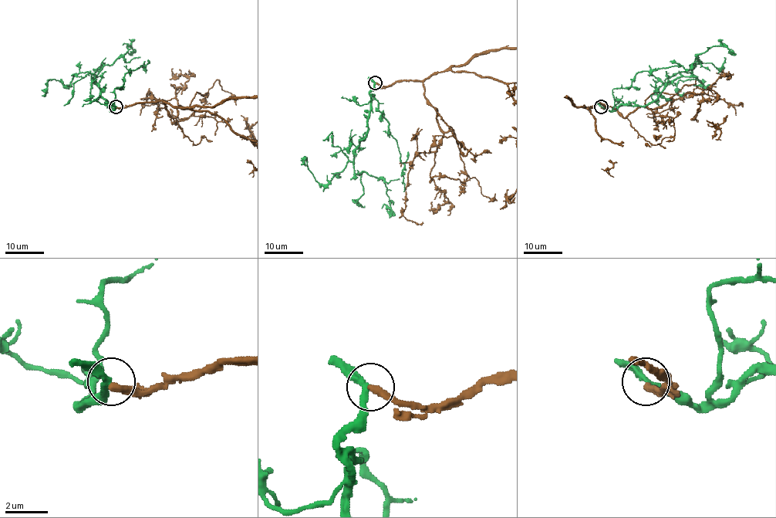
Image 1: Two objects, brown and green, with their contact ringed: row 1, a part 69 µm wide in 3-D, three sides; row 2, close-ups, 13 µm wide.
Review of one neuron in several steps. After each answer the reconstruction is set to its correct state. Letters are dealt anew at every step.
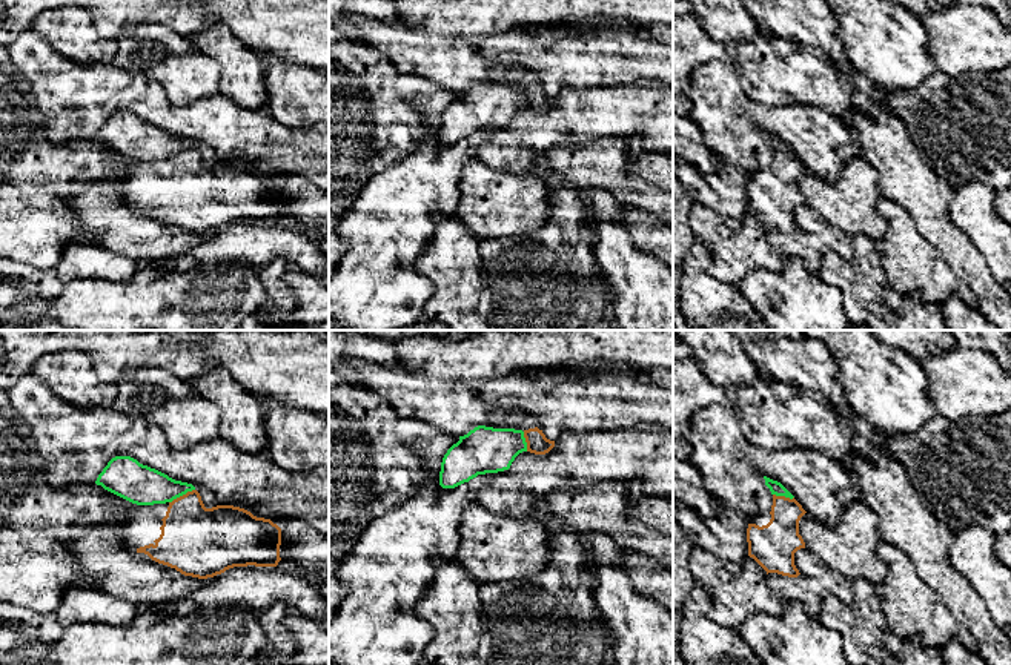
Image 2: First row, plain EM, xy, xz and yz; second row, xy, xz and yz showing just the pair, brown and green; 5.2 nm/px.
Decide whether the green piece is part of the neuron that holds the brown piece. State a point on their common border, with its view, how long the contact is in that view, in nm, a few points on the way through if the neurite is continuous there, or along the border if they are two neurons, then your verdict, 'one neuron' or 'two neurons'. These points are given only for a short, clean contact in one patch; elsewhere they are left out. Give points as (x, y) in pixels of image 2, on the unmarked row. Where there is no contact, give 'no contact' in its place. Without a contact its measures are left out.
contact xy (183, 151); length 150 nm; border xy (194, 145), (169, 158); two neurons

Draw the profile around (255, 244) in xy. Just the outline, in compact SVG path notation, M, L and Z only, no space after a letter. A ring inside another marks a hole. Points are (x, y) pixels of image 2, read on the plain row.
M234 223L221 230L203 235L195 247L178 256L154 261L131 260L100 244L69 243L65 246L60 261L48 270L0 258L0 306L22 304L31 296L48 299L58 296L75 280L128 283L143 269L187 272L204 263L240 263L260 270L273 260L283 260L289 270L329 278L329 255L321 250L320 237L321 233L318 232L287 227L278 223Z

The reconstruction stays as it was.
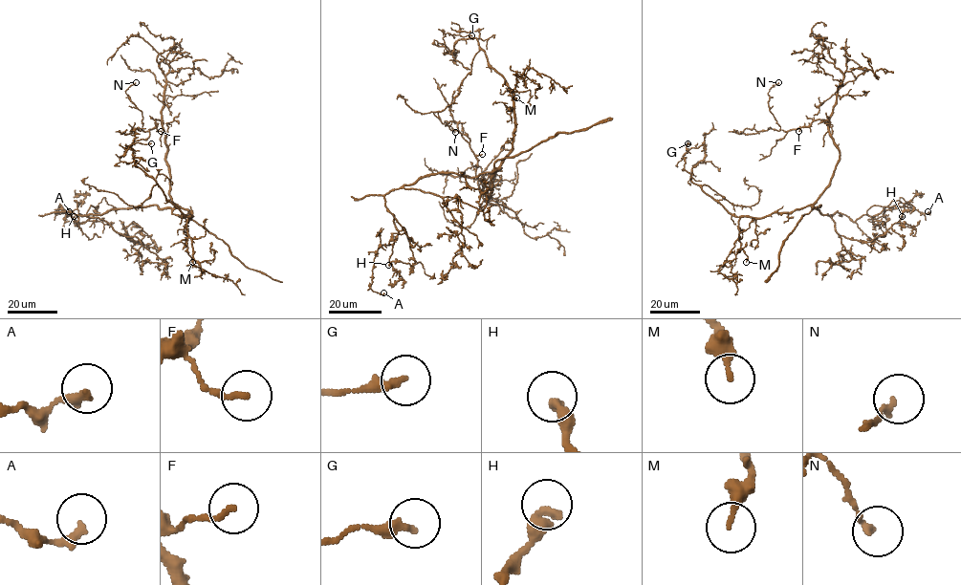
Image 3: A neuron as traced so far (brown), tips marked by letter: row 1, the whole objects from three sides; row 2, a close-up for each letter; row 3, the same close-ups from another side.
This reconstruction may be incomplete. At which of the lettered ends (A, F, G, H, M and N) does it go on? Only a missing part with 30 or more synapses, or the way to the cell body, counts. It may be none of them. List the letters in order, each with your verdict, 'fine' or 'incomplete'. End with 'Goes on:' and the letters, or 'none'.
A: fine
F: fine
G: fine
H: fine
M: fine
N: fine
Goes on: none

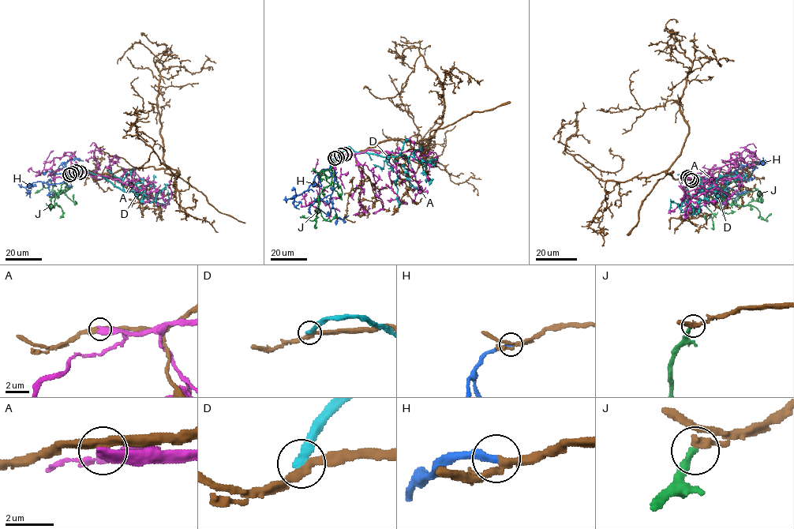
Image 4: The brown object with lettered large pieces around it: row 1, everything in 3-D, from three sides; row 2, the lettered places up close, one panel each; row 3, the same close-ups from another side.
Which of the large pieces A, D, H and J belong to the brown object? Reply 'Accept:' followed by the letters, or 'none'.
Accept: H

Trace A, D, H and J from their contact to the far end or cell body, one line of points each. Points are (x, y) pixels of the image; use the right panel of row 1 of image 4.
A: (687, 178), (681, 181), (685, 185), (683, 201), (690, 207), (687, 217), (684, 209), (692, 194), (701, 189)
D: (687, 177), (678, 174), (684, 178), (690, 198), (713, 189), (720, 177), (735, 176), (742, 179), (735, 172)
H: (690, 178), (698, 181), (704, 190), (714, 193), (728, 188), (737, 193), (736, 196), (726, 200), (725, 203)
J: (691, 180), (702, 193), (714, 199), (722, 197), (732, 204), (745, 206), (753, 200), (762, 200), (754, 188)

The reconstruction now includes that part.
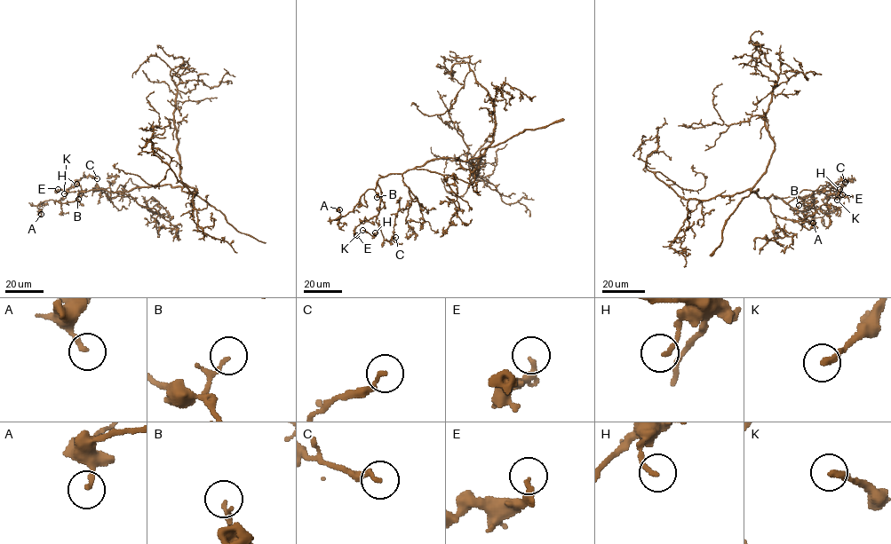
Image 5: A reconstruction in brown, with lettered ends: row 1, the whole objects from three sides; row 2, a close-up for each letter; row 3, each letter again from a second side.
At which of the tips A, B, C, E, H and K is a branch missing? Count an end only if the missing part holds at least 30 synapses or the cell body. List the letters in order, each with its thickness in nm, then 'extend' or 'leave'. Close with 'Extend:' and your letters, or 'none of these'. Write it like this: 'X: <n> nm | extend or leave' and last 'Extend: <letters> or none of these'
A: 180 nm | leave
B: 90 nm | leave
C: 200 nm | leave
E: 260 nm | leave
H: 160 nm | leave
K: 280 nm | leave
Extend: none of these

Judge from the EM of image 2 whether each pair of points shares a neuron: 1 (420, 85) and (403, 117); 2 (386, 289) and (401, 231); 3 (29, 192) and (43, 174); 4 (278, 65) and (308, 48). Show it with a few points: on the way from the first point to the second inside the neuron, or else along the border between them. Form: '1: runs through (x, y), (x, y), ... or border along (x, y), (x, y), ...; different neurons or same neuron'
1: runs through (409, 94), (397, 95), (395, 106); same neuron
2: runs through (386, 275), (386, 252), (394, 244); same neuron
3: runs through (33, 188), (39, 178); same neuron
4: border along (257, 49), (275, 52), (312, 68); different neurons

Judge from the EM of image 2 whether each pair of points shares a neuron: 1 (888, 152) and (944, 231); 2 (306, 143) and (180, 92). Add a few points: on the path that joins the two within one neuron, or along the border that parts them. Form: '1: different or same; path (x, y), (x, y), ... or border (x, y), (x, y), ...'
1: same; path (902, 172), (927, 198), (928, 211)
2: different; border (165, 88), (177, 105), (217, 91)

